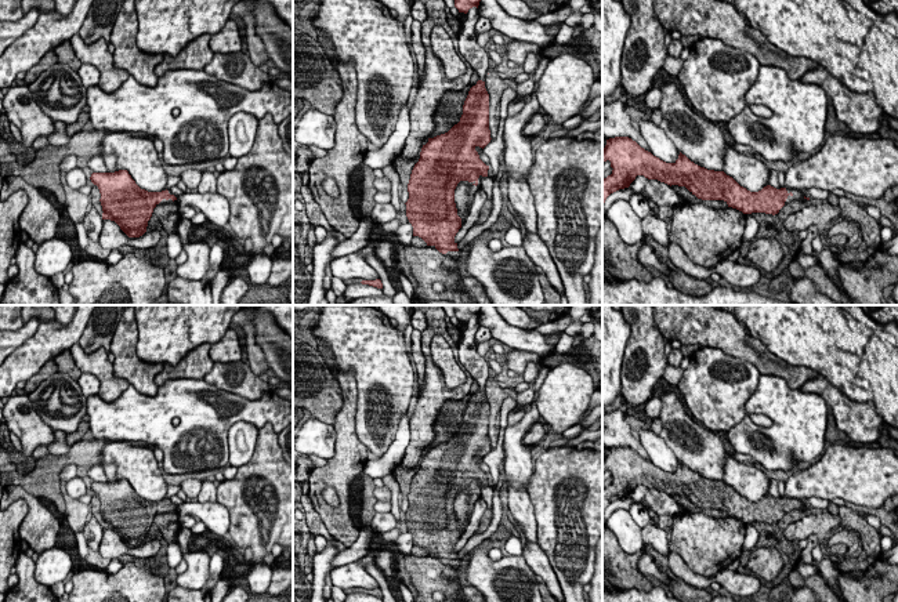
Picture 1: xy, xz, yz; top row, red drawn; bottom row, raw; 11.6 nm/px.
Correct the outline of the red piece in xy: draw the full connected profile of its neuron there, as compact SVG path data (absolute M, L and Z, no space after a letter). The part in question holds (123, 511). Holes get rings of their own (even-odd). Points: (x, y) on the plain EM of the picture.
M127 479L93 482L90 489L101 503L102 529L115 530L128 547L140 547L146 541L153 518L163 508L177 509L167 498L141 498Z

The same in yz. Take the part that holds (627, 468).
M629 446L606 449L602 471L606 469L611 471L613 479L611 485L602 489L602 523L606 507L619 498L629 497L637 485L658 489L670 496L685 496L702 509L724 509L728 516L743 523L765 522L775 525L785 515L787 505L793 505L786 497L776 498L771 494L758 501L750 501L724 480L700 476L681 461L674 472L666 472Z

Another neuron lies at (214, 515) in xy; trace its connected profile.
M182 503L177 507L178 515L191 515L202 521L207 530L220 538L229 530L229 512L220 503Z

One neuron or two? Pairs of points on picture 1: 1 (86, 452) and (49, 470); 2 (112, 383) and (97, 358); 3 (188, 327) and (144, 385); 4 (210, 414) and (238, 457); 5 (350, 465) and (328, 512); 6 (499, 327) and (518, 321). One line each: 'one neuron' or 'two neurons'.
1: one neuron
2: one neuron
3: two neurons
4: two neurons
5: one neuron
6: two neurons

